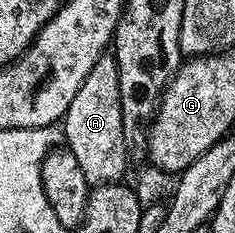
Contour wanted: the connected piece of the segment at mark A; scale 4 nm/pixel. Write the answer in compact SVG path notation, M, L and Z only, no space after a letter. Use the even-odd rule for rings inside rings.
M105 55L94 63L86 75L74 103L62 118L62 137L66 148L82 166L89 186L114 185L125 180L124 172L130 166L130 154L122 131L122 99L118 95L118 63L115 56Z

